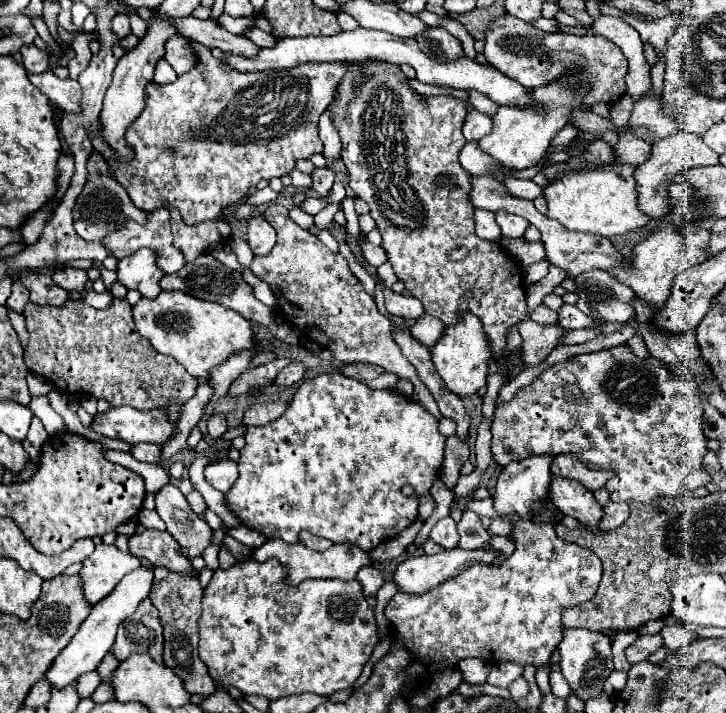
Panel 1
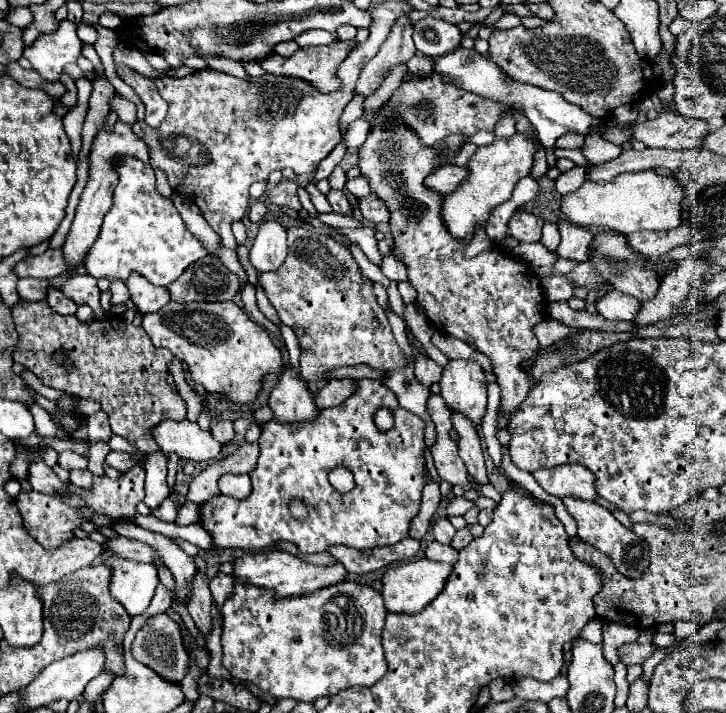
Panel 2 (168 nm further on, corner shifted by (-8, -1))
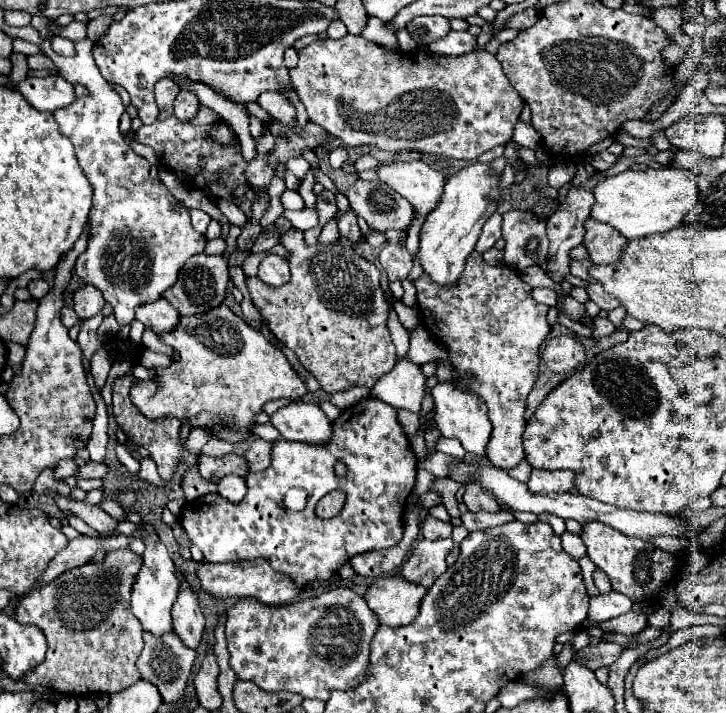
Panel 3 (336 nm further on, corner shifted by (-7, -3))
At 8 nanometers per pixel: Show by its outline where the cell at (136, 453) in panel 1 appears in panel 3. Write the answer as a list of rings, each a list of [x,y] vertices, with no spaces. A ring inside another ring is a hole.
[[[87,462],[77,470],[77,478],[105,478],[107,466],[97,462]]]

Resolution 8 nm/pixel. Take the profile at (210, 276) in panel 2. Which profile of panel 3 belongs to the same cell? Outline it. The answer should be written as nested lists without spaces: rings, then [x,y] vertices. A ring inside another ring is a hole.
[[[195,254],[183,268],[179,270],[179,278],[175,286],[171,286],[167,292],[163,292],[163,298],[181,314],[181,316],[195,316],[201,312],[207,312],[215,306],[221,306],[225,300],[225,292],[229,286],[229,266],[225,256],[207,256],[207,254]]]

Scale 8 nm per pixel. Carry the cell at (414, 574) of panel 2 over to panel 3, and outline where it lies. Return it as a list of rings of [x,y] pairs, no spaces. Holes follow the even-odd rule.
[[[383,576],[367,588],[365,602],[379,618],[379,624],[399,628],[415,620],[425,592],[427,588],[411,584],[401,576]]]

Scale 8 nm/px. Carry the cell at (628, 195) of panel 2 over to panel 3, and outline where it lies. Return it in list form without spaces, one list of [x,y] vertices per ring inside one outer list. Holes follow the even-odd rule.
[[[647,168],[641,172],[625,170],[597,184],[597,192],[593,192],[595,204],[591,208],[591,216],[599,222],[611,224],[627,240],[645,234],[661,234],[679,226],[695,206],[695,200],[699,196],[695,188],[695,174],[679,168]]]

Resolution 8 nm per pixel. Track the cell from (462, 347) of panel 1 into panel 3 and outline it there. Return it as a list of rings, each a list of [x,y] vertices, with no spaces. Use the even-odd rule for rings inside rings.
[[[456,380],[441,382],[431,389],[434,400],[435,422],[441,436],[446,438],[459,438],[461,446],[475,456],[483,456],[487,448],[487,440],[491,438],[491,422],[487,418],[487,408],[477,396],[471,396],[471,392],[463,392]]]

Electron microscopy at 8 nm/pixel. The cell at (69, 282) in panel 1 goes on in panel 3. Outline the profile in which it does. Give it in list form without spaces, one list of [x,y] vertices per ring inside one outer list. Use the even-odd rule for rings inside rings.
[[[83,286],[75,292],[73,296],[73,302],[75,302],[75,312],[81,320],[87,320],[95,314],[99,314],[105,306],[105,300],[103,300],[103,294],[97,290],[97,288],[91,288],[91,286]]]

